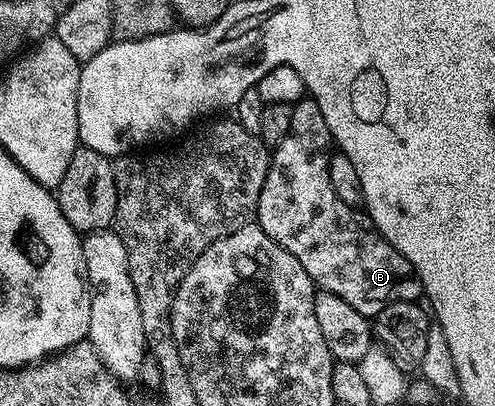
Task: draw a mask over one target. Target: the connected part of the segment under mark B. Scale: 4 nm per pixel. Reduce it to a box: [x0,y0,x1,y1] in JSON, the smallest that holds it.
[255,96,424,316]

